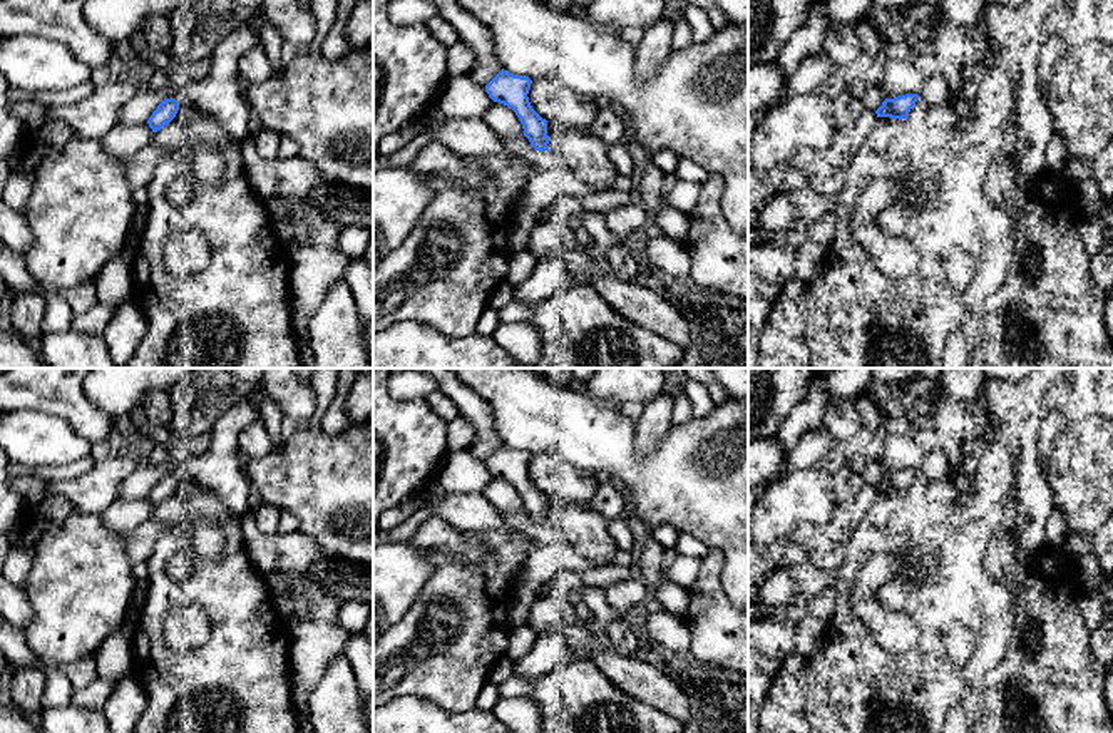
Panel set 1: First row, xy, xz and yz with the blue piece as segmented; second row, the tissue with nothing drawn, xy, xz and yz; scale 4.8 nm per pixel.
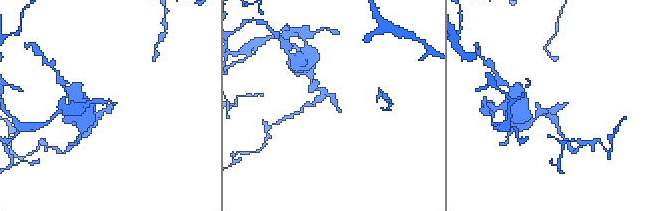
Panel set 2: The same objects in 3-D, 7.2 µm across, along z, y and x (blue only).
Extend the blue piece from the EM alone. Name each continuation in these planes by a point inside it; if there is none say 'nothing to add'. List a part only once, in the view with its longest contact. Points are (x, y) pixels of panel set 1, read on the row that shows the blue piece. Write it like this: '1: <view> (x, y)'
nothing to add

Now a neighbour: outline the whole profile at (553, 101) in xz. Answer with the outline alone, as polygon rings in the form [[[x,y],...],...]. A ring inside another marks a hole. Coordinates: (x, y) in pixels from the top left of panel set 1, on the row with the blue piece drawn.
[[[532,80],[527,97],[542,119],[574,127],[587,127],[599,112],[592,97],[574,92],[559,80]]]

